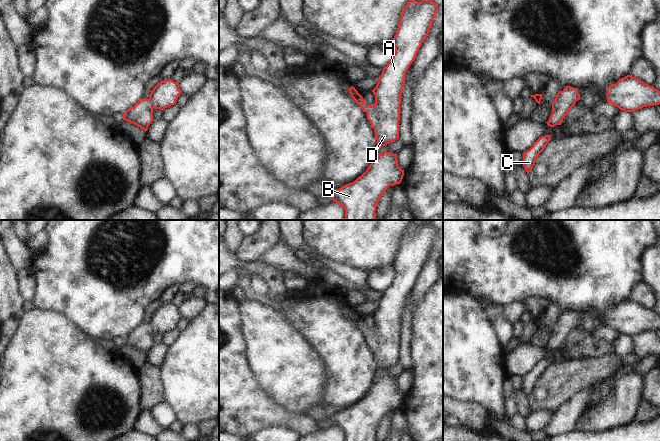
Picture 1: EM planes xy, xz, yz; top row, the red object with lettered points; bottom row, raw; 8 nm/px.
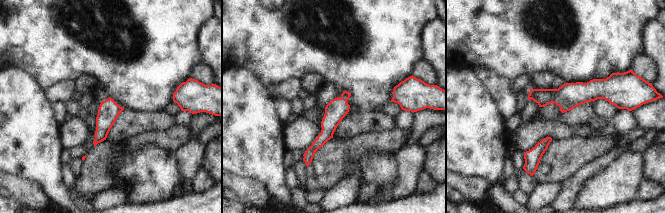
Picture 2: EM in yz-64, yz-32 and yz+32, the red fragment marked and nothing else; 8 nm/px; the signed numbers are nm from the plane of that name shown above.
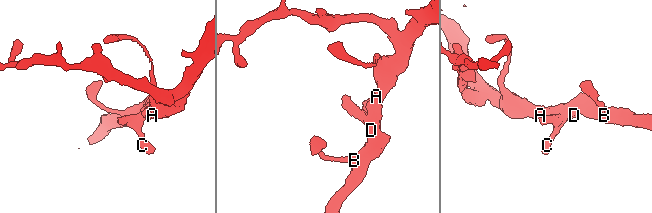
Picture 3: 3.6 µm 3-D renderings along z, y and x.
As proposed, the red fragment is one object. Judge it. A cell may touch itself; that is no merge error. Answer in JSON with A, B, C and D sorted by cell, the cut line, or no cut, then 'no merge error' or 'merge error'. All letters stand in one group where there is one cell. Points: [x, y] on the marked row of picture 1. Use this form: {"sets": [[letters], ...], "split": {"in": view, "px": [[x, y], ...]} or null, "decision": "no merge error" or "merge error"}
{"sets": [["A", "B", "C", "D"]], "split": null, "decision": "no merge error"}

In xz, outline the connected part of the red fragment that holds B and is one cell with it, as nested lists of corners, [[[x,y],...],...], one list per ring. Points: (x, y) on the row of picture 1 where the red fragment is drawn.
[[[382,151],[354,182],[329,192],[325,197],[330,197],[344,208],[344,220],[376,220],[375,211],[379,199],[389,186],[400,184],[403,176],[404,170],[399,168],[397,154]]]

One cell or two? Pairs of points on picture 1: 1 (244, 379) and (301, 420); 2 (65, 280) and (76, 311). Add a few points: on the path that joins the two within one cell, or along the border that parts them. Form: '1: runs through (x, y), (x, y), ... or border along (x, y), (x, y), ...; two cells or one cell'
1: runs through (254, 394), (276, 416), (286, 419); one cell
2: runs through (73, 288), (76, 291), (76, 303); one cell

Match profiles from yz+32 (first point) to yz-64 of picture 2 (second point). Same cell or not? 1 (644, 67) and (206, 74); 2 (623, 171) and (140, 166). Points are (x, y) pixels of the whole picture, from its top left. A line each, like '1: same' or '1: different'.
1: same
2: different

